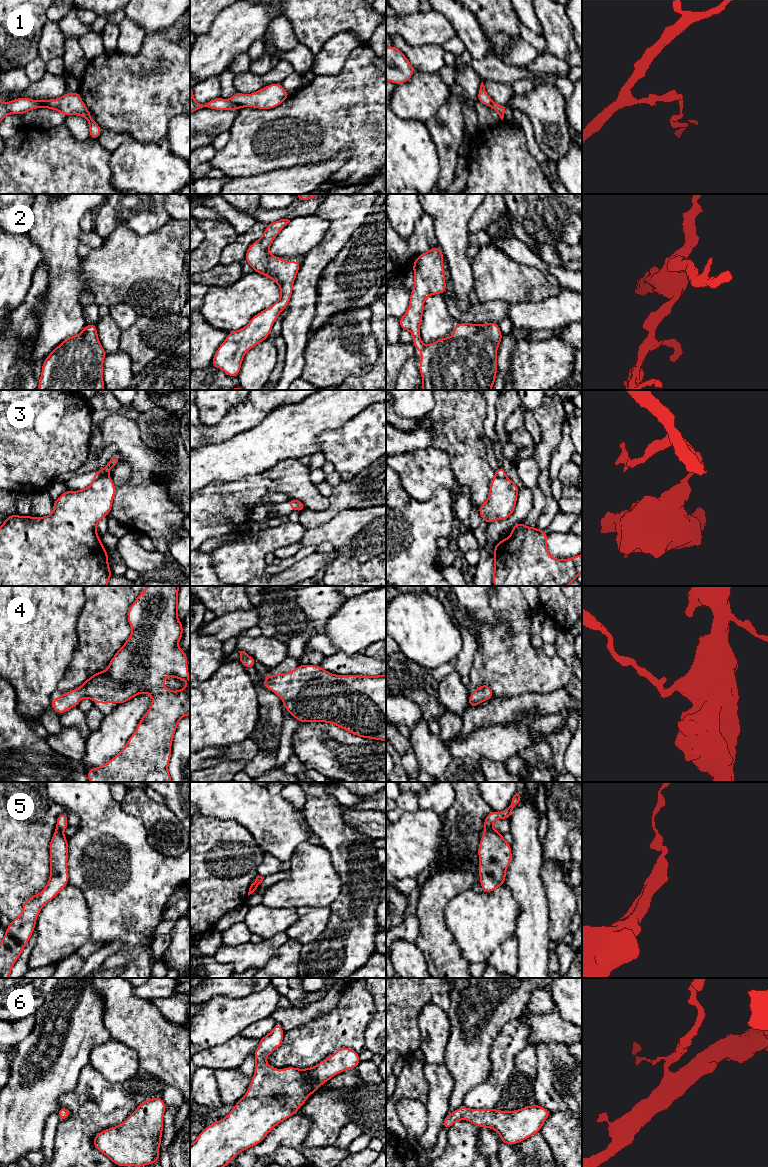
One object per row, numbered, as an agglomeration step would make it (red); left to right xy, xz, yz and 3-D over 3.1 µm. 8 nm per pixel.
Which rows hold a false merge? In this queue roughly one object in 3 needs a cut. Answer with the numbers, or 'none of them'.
1, 3, 5

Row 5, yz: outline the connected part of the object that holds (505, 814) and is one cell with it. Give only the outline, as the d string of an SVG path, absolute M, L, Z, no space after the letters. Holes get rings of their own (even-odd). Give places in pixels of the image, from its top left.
M516 793L510 803L510 806L501 811L501 812L496 812L496 811L491 811L485 818L484 818L484 830L491 829L492 824L494 823L495 820L497 819L510 819L512 815L513 809L517 806L517 804L520 801L520 795L519 793Z

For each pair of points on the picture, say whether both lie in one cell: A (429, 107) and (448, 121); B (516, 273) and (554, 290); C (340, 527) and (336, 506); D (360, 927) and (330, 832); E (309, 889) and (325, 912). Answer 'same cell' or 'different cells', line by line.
A: different cells
B: same cell
C: different cells
D: same cell
E: different cells

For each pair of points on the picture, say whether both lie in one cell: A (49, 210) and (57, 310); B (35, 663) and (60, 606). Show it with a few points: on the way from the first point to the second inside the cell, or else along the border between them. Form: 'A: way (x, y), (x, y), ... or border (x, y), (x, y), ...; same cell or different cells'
A: way (57, 235), (58, 285); same cell
B: way (35, 649), (35, 631), (46, 620); same cell

